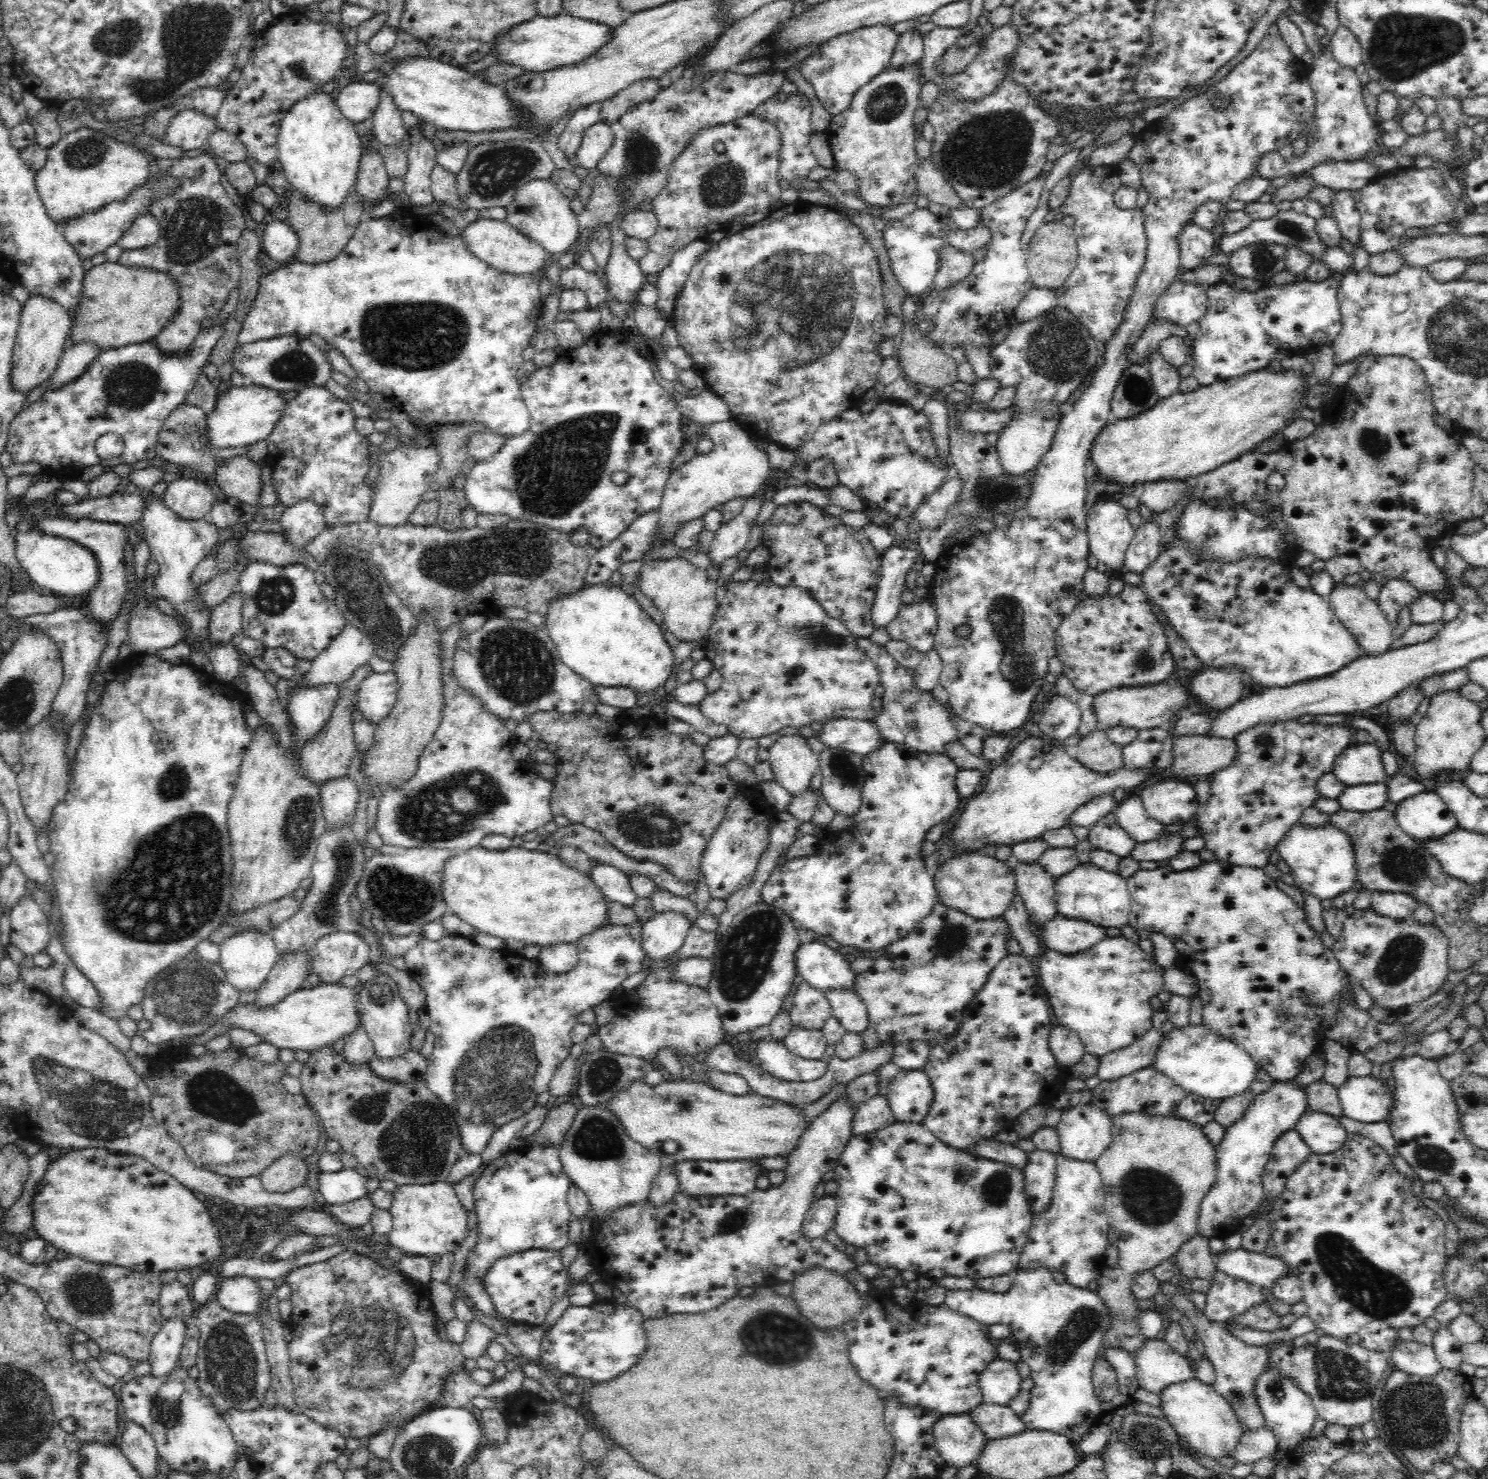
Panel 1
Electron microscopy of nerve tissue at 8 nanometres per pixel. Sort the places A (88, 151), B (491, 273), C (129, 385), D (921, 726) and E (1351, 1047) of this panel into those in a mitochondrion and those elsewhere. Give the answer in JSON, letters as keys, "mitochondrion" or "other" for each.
{"A":"mitochondrion","B":"other","C":"mitochondrion","D":"mitochondrion","E":"other"}

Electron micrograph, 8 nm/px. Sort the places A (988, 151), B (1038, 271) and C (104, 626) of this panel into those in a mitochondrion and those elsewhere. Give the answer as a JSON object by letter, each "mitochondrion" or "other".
{"A":"mitochondrion","B":"other","C":"other"}

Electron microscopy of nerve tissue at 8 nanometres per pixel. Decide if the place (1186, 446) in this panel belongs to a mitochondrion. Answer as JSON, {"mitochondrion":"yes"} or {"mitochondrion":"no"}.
{"mitochondrion":"no"}

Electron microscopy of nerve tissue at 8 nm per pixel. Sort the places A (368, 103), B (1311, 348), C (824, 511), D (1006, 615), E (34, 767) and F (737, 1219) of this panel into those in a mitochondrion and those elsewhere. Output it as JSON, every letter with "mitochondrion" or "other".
{"A":"other","B":"other","C":"other","D":"mitochondrion","E":"mitochondrion","F":"mitochondrion"}

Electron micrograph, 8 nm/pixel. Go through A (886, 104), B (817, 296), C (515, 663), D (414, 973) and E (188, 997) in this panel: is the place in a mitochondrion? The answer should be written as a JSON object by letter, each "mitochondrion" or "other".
{"A":"mitochondrion","B":"mitochondrion","C":"mitochondrion","D":"other","E":"mitochondrion"}

